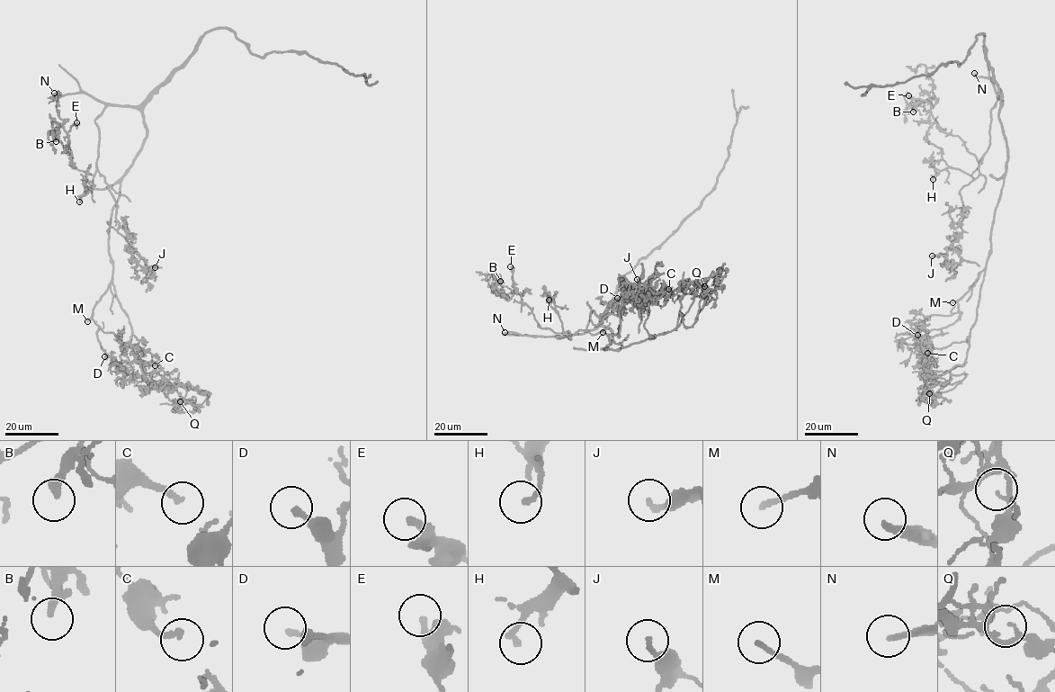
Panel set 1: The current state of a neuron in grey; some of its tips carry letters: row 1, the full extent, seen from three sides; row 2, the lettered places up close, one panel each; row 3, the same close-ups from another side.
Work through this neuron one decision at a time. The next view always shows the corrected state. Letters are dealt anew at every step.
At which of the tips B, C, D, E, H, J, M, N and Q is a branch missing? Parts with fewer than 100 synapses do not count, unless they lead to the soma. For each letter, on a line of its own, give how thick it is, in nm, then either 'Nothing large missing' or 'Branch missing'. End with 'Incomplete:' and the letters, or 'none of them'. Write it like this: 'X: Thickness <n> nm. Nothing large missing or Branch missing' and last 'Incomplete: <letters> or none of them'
B: Thickness 320 nm. Nothing large missing
C: Thickness 140 nm. Nothing large missing
D: Thickness 240 nm. Branch missing
E: Thickness 240 nm. Nothing large missing
H: Thickness 180 nm. Branch missing
J: Thickness 220 nm. Nothing large missing
M: Thickness 170 nm. Branch missing
N: Thickness 240 nm. Branch missing
Q: Thickness 120 nm. Nothing large missing
Incomplete: D, H, M, N

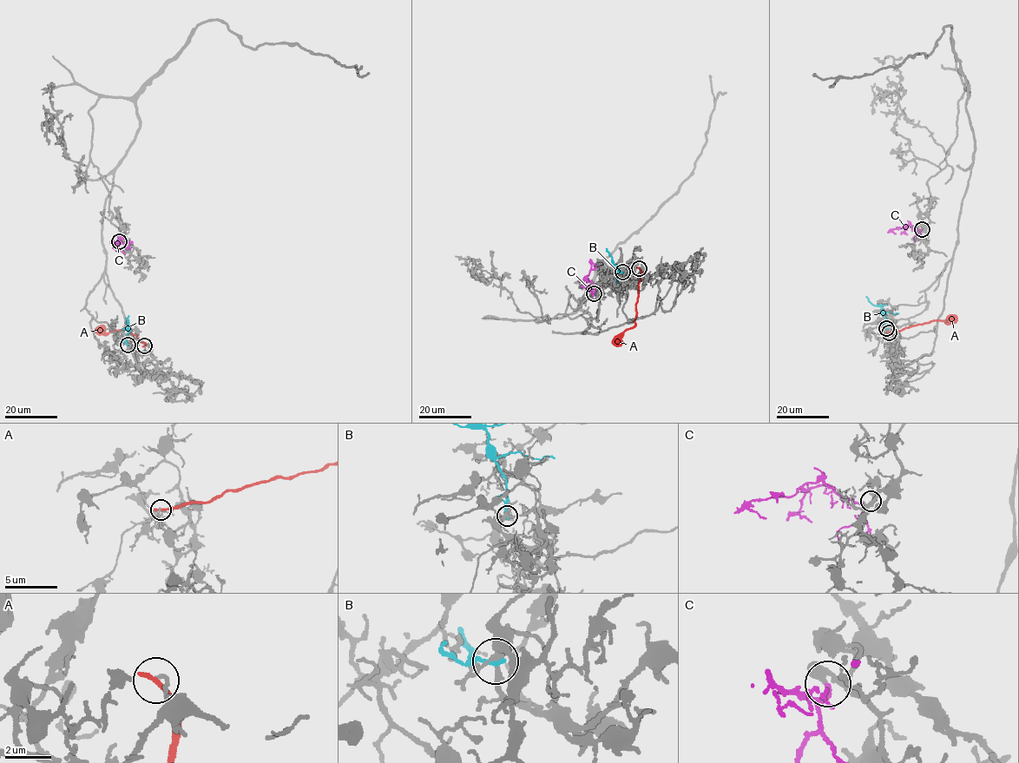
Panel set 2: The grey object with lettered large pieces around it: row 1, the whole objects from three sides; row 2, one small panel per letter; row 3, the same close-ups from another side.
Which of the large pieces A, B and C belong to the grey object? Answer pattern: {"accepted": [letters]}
{"accepted": ["C"]}

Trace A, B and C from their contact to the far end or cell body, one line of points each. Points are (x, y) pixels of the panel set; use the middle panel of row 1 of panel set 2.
A: (639, 268), (640, 279), (635, 325), (625, 330), (616, 346)
B: (622, 272), (619, 272), (606, 248)
C: (593, 293), (582, 286), (582, 282), (588, 274), (591, 264), (595, 266)

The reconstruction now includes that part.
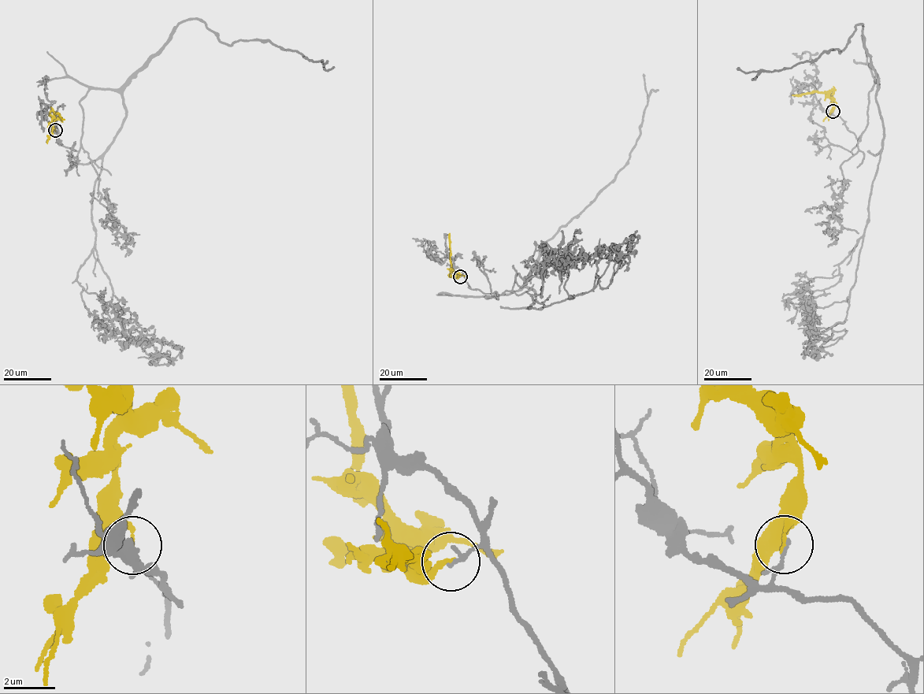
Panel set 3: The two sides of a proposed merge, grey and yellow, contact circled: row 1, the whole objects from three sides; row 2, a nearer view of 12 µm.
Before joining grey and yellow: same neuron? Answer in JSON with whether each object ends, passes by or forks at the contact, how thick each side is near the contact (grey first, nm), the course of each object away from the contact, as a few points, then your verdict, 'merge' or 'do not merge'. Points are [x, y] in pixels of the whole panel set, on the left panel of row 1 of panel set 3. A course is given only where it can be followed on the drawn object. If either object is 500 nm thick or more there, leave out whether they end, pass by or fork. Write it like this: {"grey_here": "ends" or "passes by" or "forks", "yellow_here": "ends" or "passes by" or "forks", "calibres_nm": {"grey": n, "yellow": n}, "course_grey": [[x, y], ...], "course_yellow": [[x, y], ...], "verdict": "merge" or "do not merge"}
{"grey_here": "passes by", "yellow_here": "ends", "calibres_nm": {"grey": 100, "yellow": 160}, "course_grey": [[55, 131], [78, 151], [80, 101], [121, 94], [95, 248], [121, 326], [179, 351]], "course_yellow": [[55, 131], [54, 113], [64, 119]], "verdict": "do not merge"}

